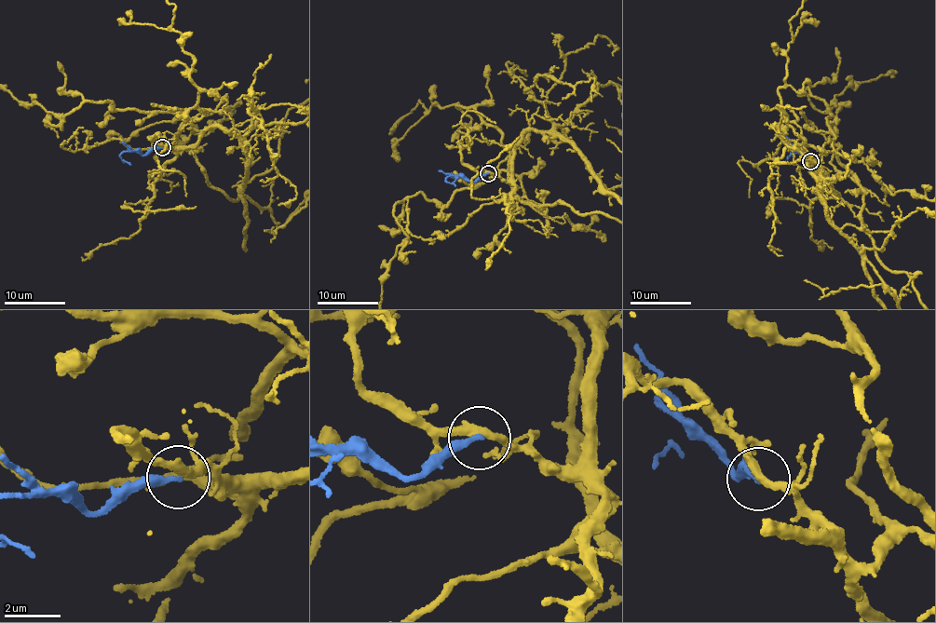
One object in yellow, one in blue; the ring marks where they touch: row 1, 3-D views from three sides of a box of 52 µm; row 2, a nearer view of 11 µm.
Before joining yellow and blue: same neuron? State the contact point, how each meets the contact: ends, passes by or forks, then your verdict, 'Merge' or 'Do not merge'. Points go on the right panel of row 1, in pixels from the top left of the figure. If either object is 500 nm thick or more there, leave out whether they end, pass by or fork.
Place: (810, 161). At the ring yellow passes by. At the ring blue ends. Do not merge

